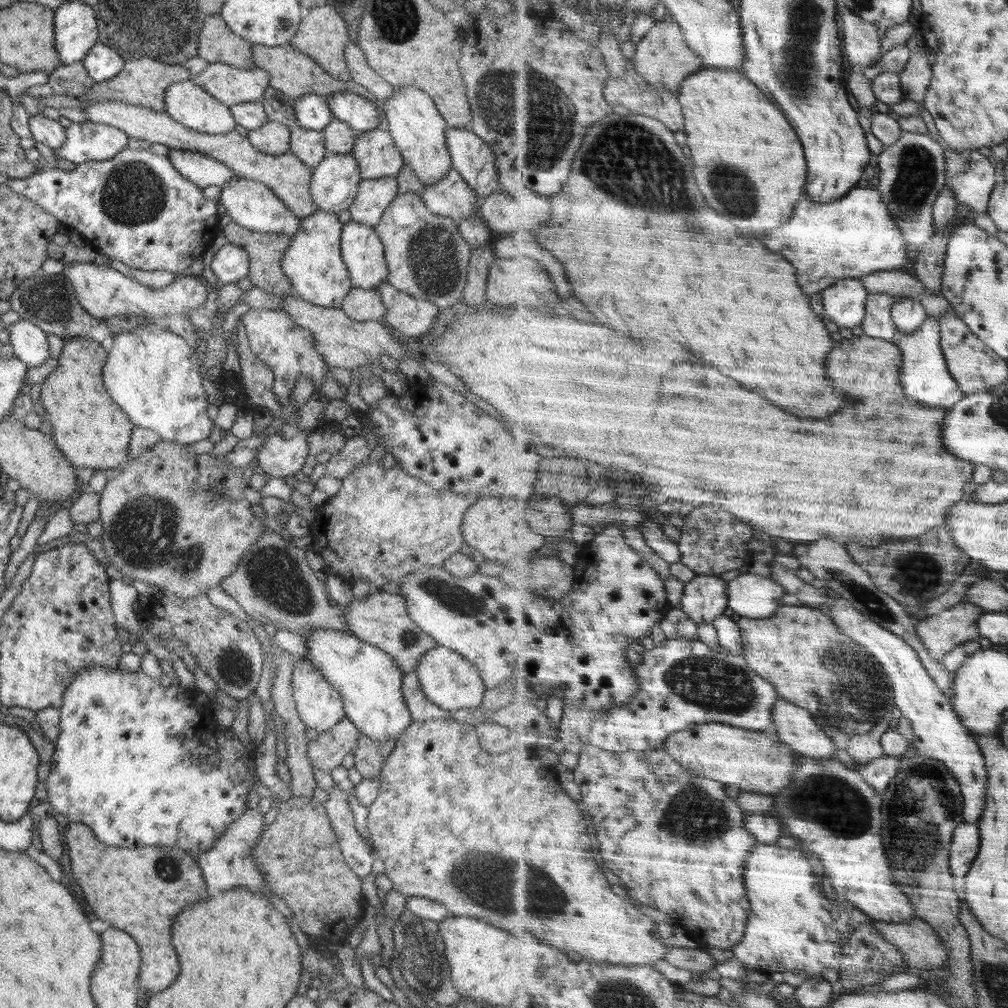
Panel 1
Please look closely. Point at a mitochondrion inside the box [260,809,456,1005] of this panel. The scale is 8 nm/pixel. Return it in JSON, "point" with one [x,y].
{"point":[421,944]}

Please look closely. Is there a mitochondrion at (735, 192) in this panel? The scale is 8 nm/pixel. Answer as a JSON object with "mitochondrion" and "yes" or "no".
{"mitochondrion":"yes"}

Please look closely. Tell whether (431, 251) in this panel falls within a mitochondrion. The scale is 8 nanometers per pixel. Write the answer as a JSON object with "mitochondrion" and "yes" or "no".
{"mitochondrion":"yes"}

